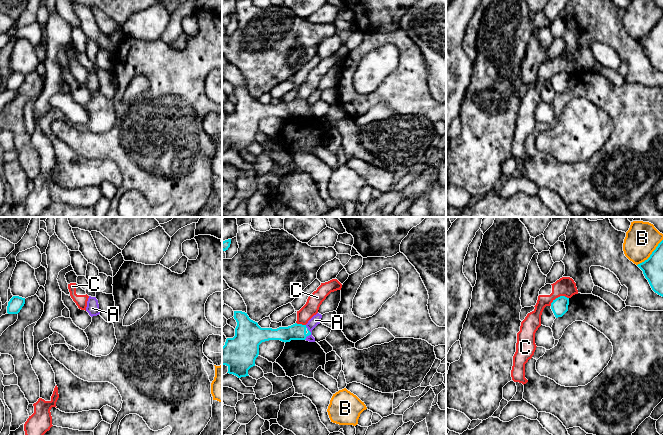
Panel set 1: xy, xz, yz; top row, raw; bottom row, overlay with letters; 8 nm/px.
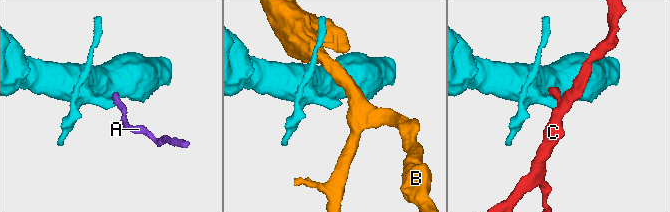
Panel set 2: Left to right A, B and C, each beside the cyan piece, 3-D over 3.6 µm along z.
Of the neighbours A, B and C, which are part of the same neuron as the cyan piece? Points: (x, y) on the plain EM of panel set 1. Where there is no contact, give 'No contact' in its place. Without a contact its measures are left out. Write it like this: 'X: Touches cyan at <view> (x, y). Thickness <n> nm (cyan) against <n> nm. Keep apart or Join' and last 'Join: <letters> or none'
A: Touches cyan at xz (310, 108). Thickness 130 nm (cyan) against 80 nm. Keep apart
B: Touches cyan at yz (651, 30). Thickness 170 nm (cyan) against 260 nm. Keep apart
C: Touches cyan at yz (558, 73). Thickness 140 nm (cyan) against 160 nm. Keep apart
Join: none

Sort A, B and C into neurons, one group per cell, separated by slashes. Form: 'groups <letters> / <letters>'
groups A / B / C

